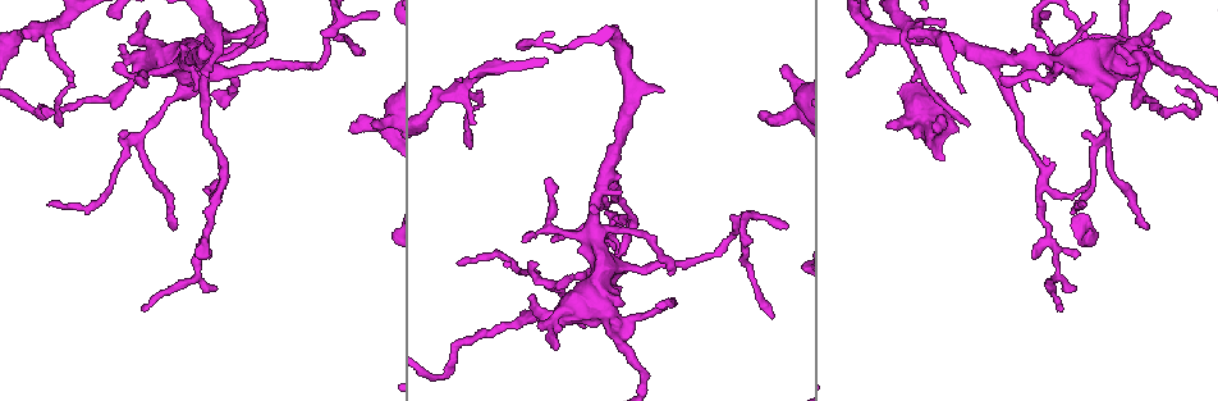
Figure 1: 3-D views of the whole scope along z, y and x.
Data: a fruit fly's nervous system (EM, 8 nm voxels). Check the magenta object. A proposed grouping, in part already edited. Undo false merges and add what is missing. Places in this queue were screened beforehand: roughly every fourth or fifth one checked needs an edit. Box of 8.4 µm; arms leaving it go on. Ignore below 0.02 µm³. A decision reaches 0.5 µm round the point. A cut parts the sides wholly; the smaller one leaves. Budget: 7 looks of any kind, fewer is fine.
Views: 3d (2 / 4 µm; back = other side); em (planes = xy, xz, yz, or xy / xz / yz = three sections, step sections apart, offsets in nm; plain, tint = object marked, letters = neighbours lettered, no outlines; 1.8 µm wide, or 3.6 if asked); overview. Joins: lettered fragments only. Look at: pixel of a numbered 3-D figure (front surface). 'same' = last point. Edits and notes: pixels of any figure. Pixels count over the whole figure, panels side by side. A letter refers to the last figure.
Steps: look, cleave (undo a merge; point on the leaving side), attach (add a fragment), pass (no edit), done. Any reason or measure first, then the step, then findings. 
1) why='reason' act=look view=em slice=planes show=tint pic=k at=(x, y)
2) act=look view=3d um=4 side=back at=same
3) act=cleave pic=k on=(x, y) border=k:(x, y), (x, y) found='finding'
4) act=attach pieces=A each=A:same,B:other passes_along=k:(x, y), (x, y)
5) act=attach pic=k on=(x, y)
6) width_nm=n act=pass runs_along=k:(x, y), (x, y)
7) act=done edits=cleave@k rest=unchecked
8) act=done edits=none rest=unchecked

why='an open end' act=look view=3d um=4 pic=1 at=(348, 129)

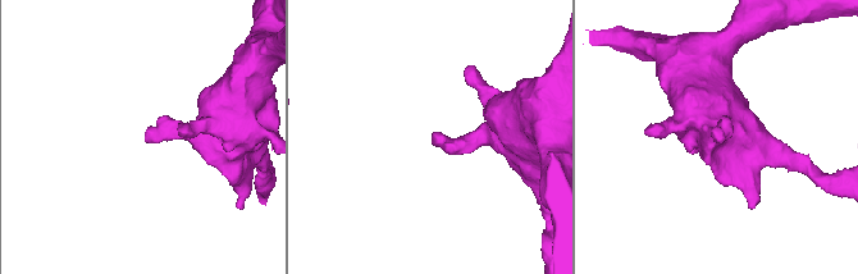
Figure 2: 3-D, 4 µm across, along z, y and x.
why='shape alone is not enough' act=look view=em slice=planes show=letters pic=2 at=(432, 140)

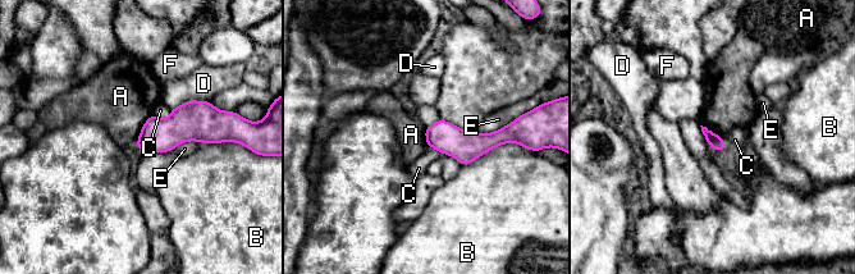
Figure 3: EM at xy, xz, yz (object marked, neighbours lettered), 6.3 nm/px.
act=pass each=A:other,B:other,C:other,D:other,E:other,F:other border=3:(152, 113), (145, 122), (135, 147) found='no lettered fragment goes on from it'

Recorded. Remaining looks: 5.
act=look view=em um=3.6 slice=planes show=tint pic=1 at=(562, 322)

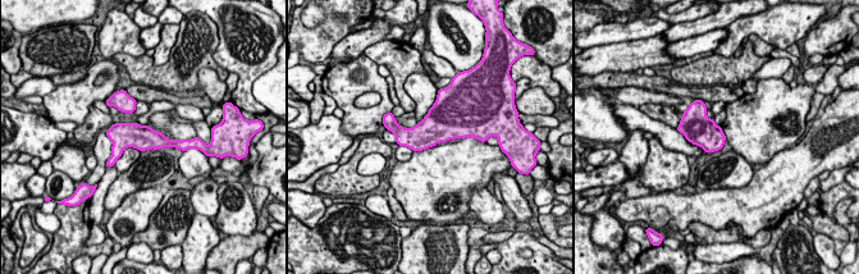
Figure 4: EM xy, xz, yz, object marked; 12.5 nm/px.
act=look view=em um=3.6 slice=planes show=letters at=same

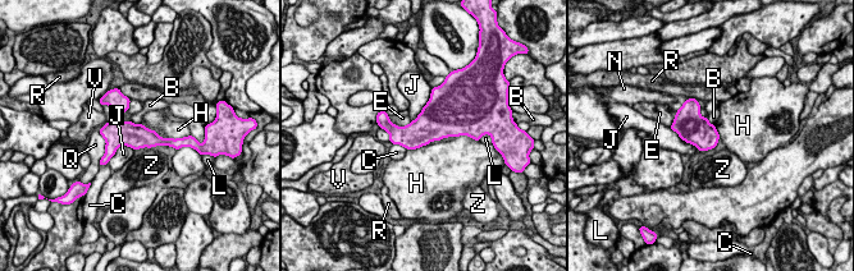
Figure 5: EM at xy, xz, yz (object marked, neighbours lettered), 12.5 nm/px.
width_nm=320 act=pass each=B:other,C:other,E:other,H:other,J:other,L:other,N:other,Q:other,R:other,V:other,Z:other runs_along=5:(103, 131), (128, 133), (173, 143) found='continuous, no second cell'

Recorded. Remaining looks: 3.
why='tapers out' act=look view=3d um=4 pic=1 at=(62, 126)

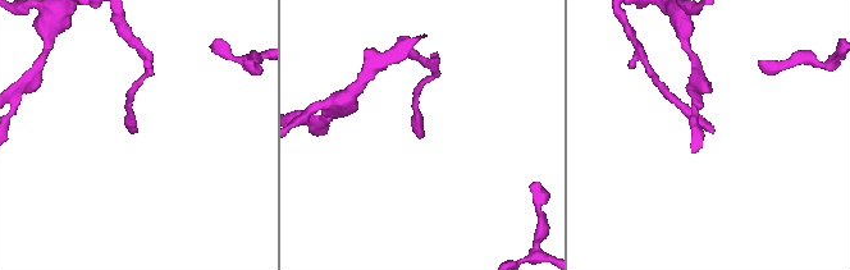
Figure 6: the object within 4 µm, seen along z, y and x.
why='shape alone is not enough' act=look view=em slice=planes show=tint pic=6 at=(133, 132)

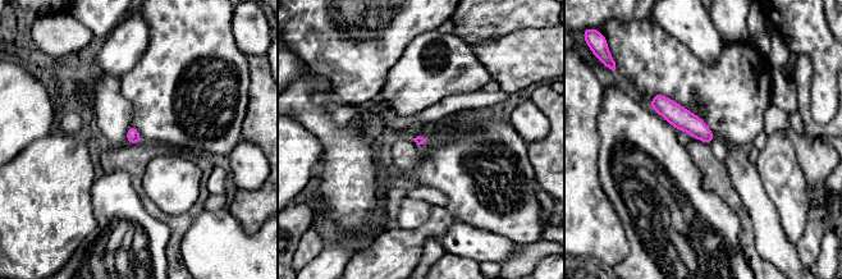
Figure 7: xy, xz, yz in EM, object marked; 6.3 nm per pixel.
act=look view=em slice=planes show=letters at=same

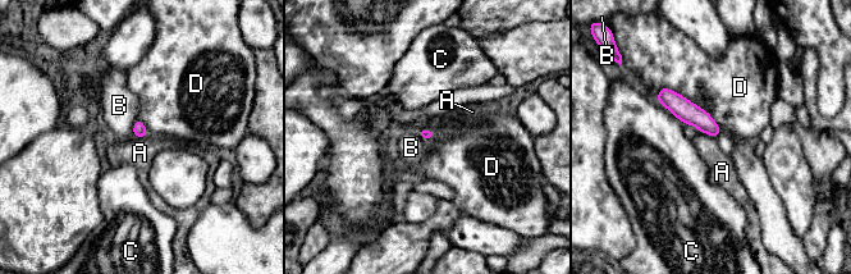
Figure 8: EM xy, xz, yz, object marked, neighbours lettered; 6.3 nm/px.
longest_contact=D:480nm act=pass each=A:other,B:other,C:other,D:other runs_along=8:(662, 92), (717, 131) found='none of them fits'

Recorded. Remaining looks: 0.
act=done edits=none rest=unchecked

